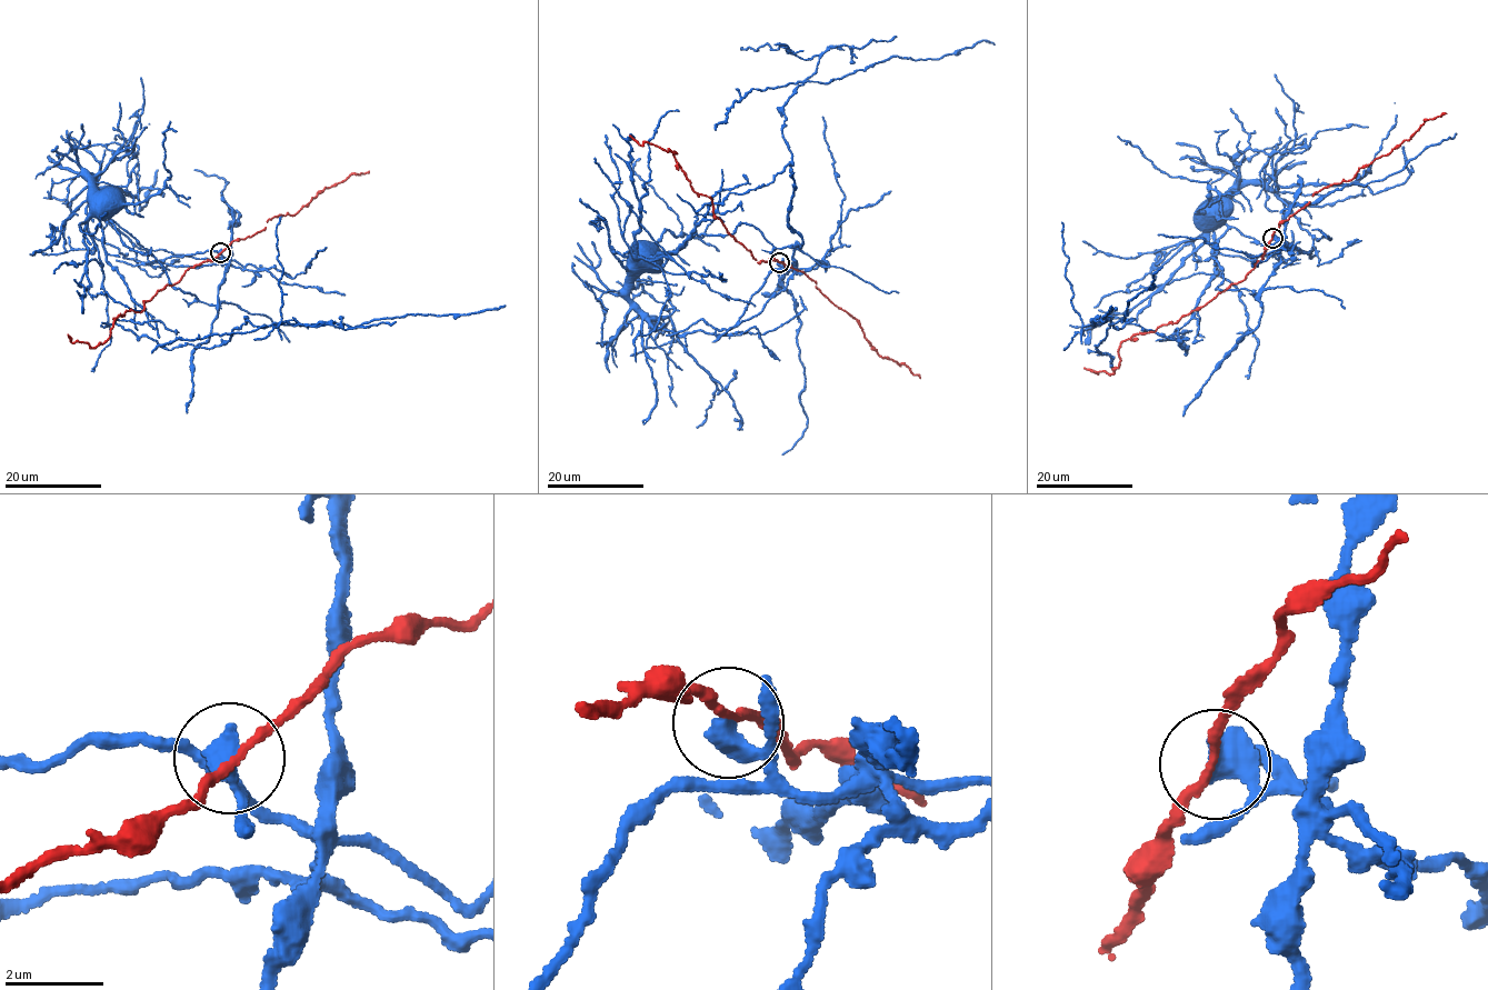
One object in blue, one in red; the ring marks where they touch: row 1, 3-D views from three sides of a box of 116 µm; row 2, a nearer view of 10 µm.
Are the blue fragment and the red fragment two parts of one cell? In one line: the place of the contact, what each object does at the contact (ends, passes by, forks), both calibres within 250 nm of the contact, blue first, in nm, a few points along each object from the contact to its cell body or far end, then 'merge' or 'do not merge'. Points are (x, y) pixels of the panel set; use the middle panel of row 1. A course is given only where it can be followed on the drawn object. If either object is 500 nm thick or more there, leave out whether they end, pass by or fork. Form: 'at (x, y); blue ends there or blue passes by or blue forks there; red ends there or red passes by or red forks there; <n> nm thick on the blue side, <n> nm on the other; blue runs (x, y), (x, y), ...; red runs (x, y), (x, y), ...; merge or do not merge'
at (779, 262); 550 nm thick on the blue side, 150 nm on the other; blue runs (779, 263), (798, 264), (795, 246), (775, 248), (741, 222), (732, 234), (695, 234), (658, 269), (641, 258); red runs (779, 262), (758, 262), (733, 239), (709, 197), (691, 188), (677, 152), (641, 144), (629, 136); do not merge

